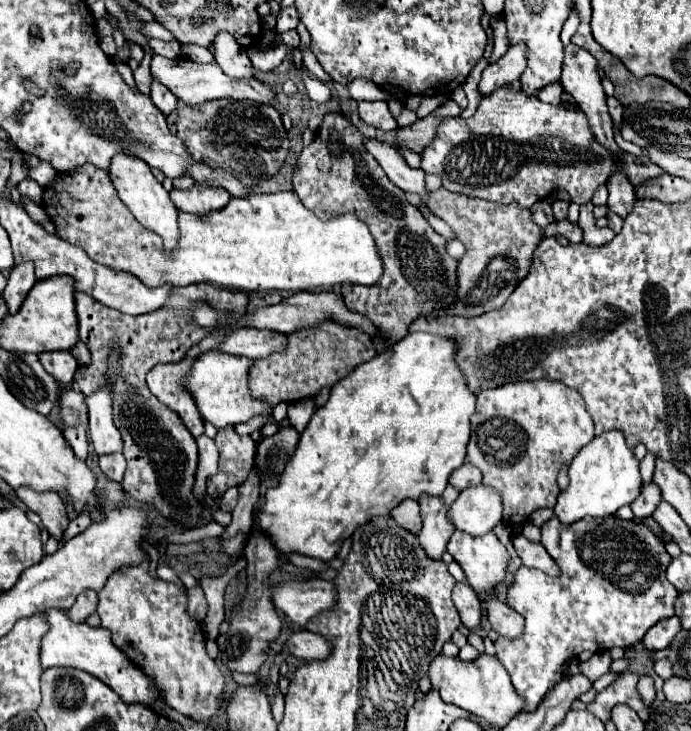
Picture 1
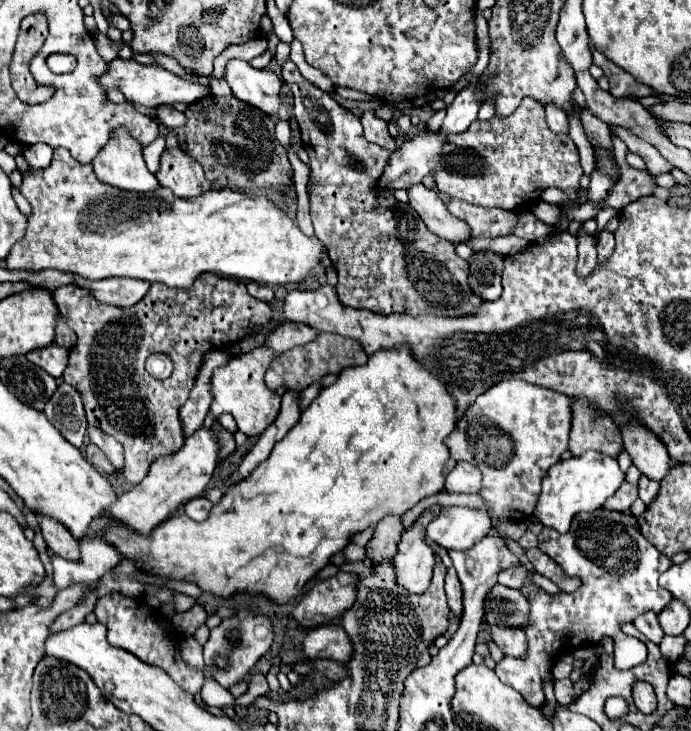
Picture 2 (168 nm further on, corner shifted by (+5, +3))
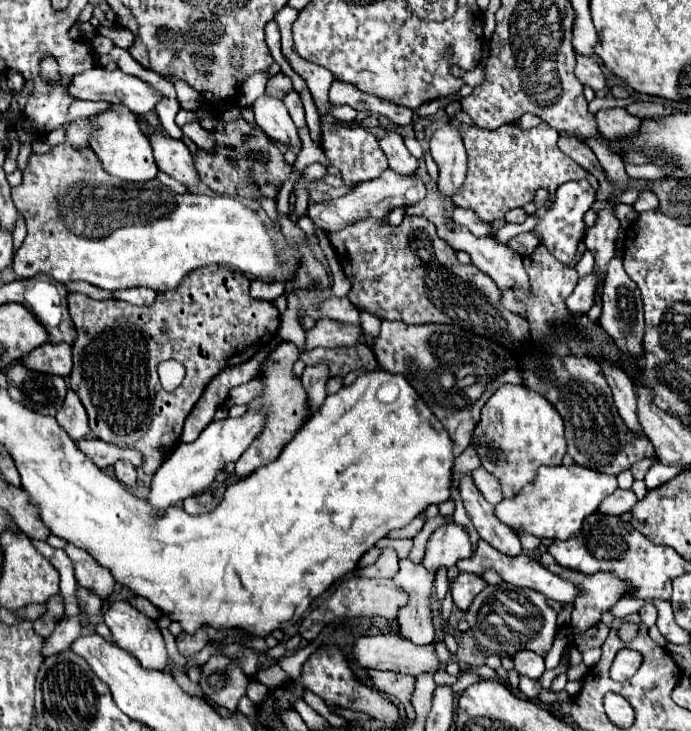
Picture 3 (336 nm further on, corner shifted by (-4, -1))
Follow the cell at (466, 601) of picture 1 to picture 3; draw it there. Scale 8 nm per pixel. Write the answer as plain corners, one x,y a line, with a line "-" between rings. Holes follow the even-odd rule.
459,572
459,576
453,580
451,584
451,594
453,594
453,602
459,610
469,610
471,600
487,586
487,582
481,576
469,574
469,572

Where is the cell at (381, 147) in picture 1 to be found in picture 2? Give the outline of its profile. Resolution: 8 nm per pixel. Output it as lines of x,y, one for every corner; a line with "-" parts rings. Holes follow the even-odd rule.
416,184
408,190
408,196
410,196
412,210
418,212
418,216
424,220
424,224
428,226
428,230
432,234
436,234
442,240
448,240
452,244
468,242
472,238
468,224
448,212
448,208
442,202
438,192
434,192
422,184

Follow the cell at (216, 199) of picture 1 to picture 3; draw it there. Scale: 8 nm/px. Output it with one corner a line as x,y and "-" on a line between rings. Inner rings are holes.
155,132
153,136
149,136
149,142
153,146
157,168
161,172
173,176
187,188
195,188
201,182
193,166
193,156
183,140
173,140
163,136
161,132

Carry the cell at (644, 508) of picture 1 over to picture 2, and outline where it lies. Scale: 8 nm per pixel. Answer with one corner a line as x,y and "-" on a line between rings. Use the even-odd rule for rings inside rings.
624,482
624,484
616,490
616,494
614,494
610,500
604,502
604,508
624,512
624,510
630,508
630,504
632,504
636,498
638,498
638,488
632,486
632,484
628,484
628,482

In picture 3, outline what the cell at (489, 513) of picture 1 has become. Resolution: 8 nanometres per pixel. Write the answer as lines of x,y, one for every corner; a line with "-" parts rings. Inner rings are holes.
451,522
451,524
439,526
431,534
423,560
425,560
425,566
431,572
435,572
441,566
445,568
455,566
459,558
469,558
471,550
473,550
473,544
469,540
465,526

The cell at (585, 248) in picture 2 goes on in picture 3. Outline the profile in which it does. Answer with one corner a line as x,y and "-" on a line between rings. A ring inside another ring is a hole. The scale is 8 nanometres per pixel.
587,274
583,278
579,278
573,294
567,298
567,308
571,312
587,312
593,306
593,296
595,296
595,274

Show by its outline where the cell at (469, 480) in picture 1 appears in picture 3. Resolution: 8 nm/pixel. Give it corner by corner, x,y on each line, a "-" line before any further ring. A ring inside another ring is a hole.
477,468
477,470
471,472
471,476
473,476
475,486
479,488
479,492
483,494
483,498
485,498
487,502
499,504
499,502
503,500
503,496
501,496
501,486
499,486
499,482
495,480
493,474
485,472
485,468

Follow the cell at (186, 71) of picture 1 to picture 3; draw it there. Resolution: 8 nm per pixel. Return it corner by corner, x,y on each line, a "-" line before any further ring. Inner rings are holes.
91,68
91,70
83,72
83,74
77,74
71,80
69,92
71,92
71,96
75,96
79,100
107,100
111,104
123,104
123,106
127,106
135,114
151,112
165,98
157,88
153,88
147,82
143,82
139,76
125,74
121,68
115,68
115,70

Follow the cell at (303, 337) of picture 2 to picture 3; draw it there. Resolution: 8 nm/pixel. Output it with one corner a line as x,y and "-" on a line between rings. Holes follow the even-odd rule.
317,320
315,326
307,332
305,350
313,350
317,346
337,348
337,346
351,346
357,344
361,336
361,328
351,324
339,324
333,320

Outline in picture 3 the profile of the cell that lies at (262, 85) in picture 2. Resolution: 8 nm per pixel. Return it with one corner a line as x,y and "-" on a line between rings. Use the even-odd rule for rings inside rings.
263,94
253,102
251,108
255,112
255,122
263,128
263,132
267,136
273,136
279,142
285,142
299,152
301,140
297,136
297,128
291,120
283,100
269,96
269,94

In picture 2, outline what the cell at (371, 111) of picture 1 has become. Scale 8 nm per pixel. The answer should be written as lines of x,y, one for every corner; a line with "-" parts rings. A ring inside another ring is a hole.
366,112
362,116
362,126
364,126
364,136
368,142
372,144
380,144
382,148
394,152
398,146
394,142
394,138
388,134
388,126
384,120
378,120
372,112

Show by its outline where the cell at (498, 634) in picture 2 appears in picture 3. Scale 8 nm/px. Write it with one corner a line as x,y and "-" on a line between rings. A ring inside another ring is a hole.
515,652
513,664
521,676
529,676
533,680
539,680
541,674
545,672
545,662
535,652

